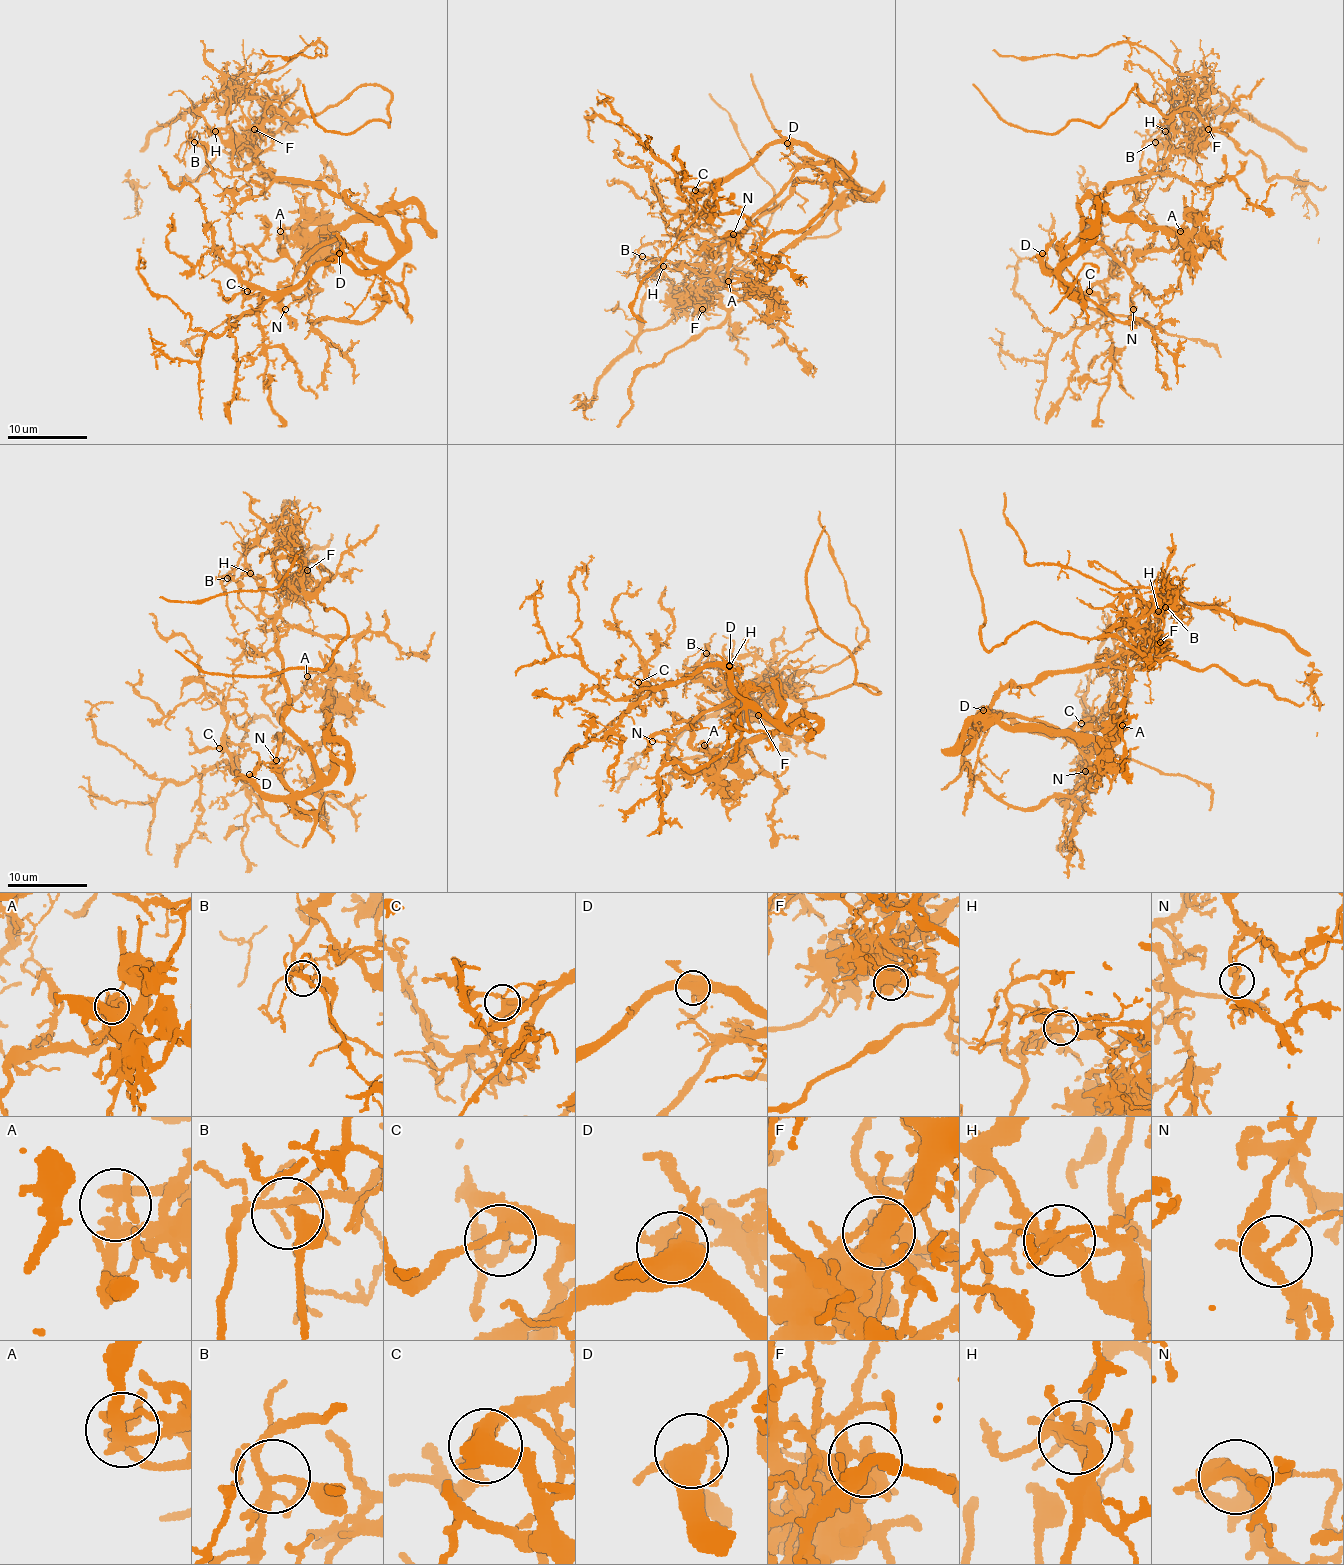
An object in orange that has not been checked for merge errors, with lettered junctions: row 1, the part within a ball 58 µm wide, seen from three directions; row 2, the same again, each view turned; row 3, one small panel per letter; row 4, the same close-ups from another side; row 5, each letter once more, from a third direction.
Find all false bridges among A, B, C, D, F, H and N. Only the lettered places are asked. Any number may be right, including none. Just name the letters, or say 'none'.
A, F, H

